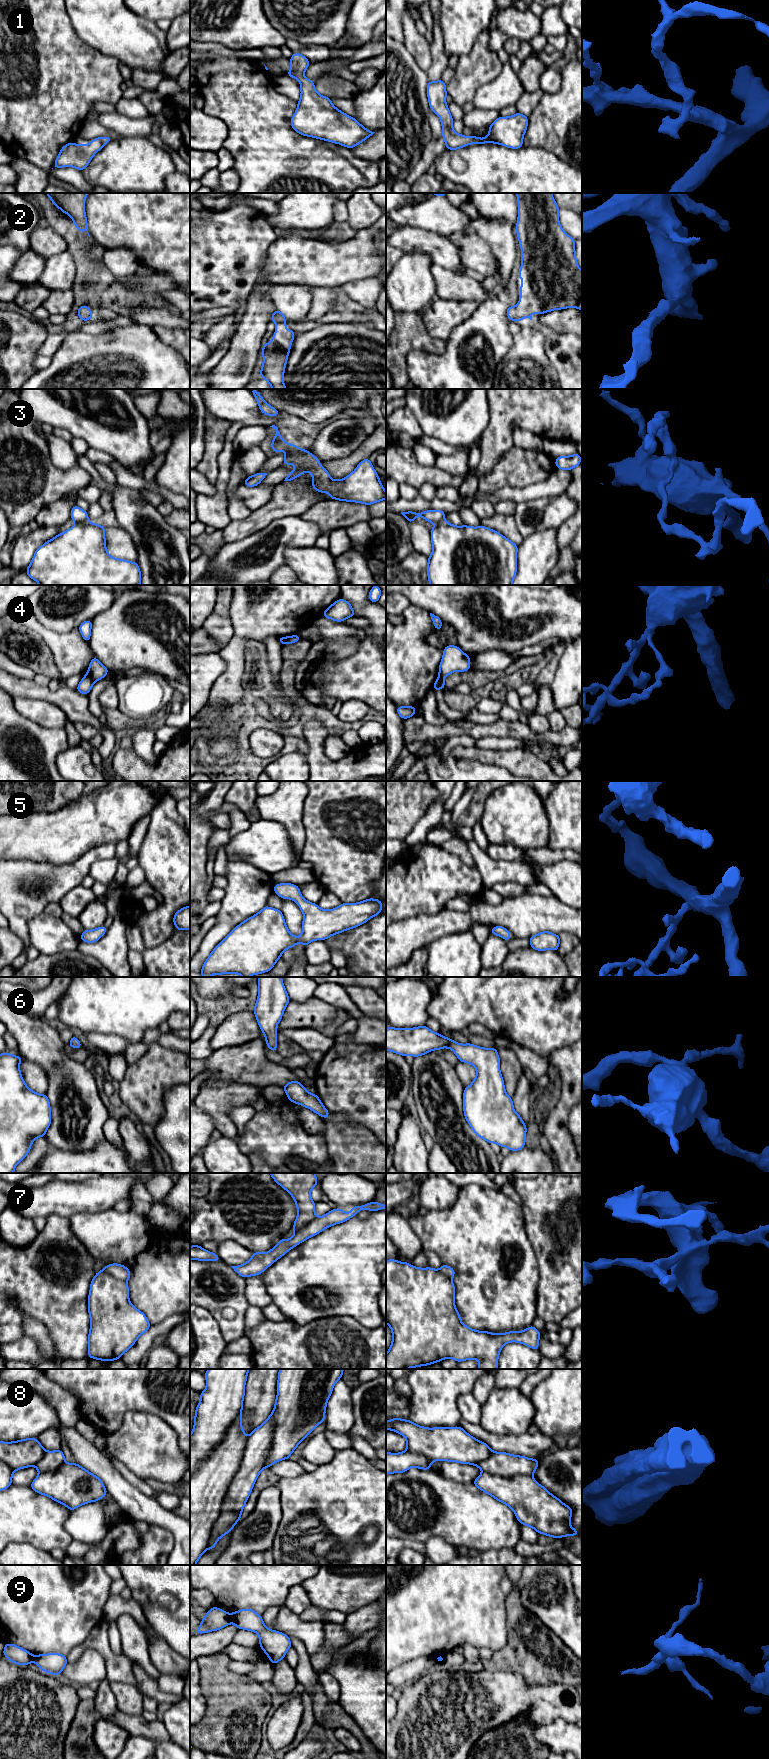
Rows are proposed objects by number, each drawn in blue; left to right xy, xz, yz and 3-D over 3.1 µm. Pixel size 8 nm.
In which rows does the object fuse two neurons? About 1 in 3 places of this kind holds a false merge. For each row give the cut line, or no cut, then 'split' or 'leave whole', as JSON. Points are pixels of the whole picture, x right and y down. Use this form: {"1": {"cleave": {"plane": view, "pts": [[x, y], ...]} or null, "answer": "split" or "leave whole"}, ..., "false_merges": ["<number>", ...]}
{"1": {"cleave": null, "answer": "leave whole"}, "2": {"cleave": null, "answer": "leave whole"}, "3": {"cleave": {"plane": "xy", "pts": [[88, 521], [76, 523]]}, "answer": "split"}, "4": {"cleave": {"plane": "xy", "pts": [[87, 674], [93, 681]]}, "answer": "split"}, "5": {"cleave": null, "answer": "leave whole"}, "6": {"cleave": null, "answer": "leave whole"}, "7": {"cleave": {"plane": "xy", "pts": [[102, 1270], [125, 1281]]}, "answer": "split"}, "8": {"cleave": null, "answer": "leave whole"}, "9": {"cleave": {"plane": "xz", "pts": [[229, 1614], [232, 1622]]}, "answer": "split"}, "false_merges": ["3", "4", "7", "9"]}

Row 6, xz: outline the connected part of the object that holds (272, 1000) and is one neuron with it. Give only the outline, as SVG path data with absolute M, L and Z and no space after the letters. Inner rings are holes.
M259 977L258 997L253 1013L256 1016L261 1032L265 1035L266 1045L271 1051L277 1052L277 1025L290 1001L282 977Z

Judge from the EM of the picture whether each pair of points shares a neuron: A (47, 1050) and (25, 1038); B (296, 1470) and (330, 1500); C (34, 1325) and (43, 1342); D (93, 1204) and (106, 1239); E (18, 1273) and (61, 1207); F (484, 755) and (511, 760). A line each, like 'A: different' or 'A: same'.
A: same
B: different
C: same
D: different
E: different
F: same

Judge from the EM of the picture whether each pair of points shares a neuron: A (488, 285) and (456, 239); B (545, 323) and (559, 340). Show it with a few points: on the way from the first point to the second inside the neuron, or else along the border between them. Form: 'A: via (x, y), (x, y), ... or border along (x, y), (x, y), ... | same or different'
A: border along (485, 276), (492, 277) | different
B: border along (546, 330), (571, 334) | different

